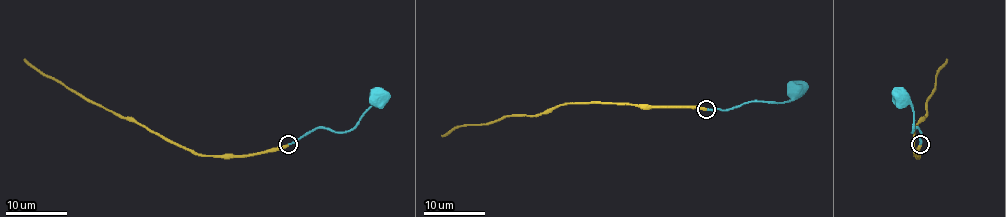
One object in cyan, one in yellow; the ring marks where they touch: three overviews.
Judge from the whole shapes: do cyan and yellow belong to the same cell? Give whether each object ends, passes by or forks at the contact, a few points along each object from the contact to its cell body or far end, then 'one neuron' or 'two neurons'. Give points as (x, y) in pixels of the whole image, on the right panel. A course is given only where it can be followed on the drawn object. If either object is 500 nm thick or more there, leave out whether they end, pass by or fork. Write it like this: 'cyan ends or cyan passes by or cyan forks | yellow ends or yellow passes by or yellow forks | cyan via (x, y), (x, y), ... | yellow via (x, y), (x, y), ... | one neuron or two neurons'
cyan ends | yellow ends | cyan via (920, 144), (920, 130), (917, 127), (913, 132), (911, 101), (893, 89) | yellow via (920, 144), (917, 155), (914, 153), (914, 129), (926, 115), (926, 101), (934, 90), (936, 75), (946, 58) | two neurons

